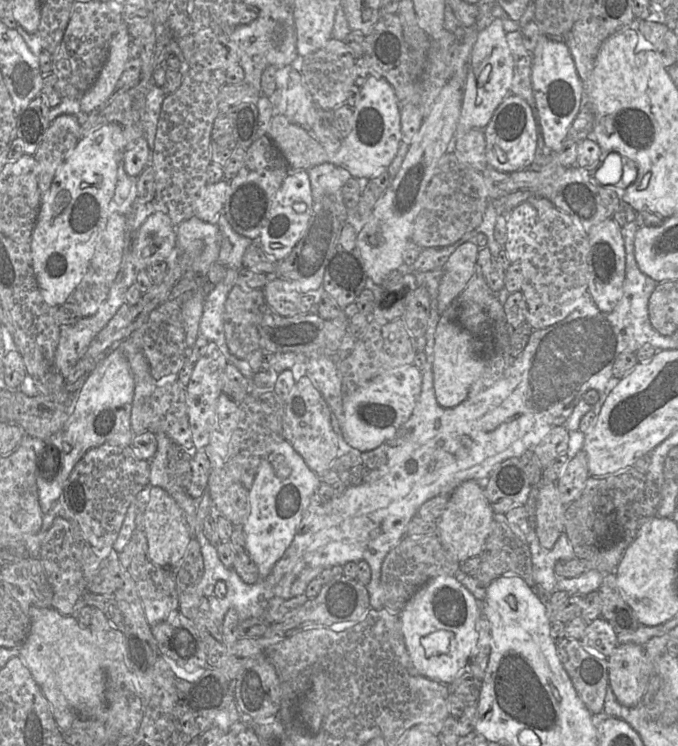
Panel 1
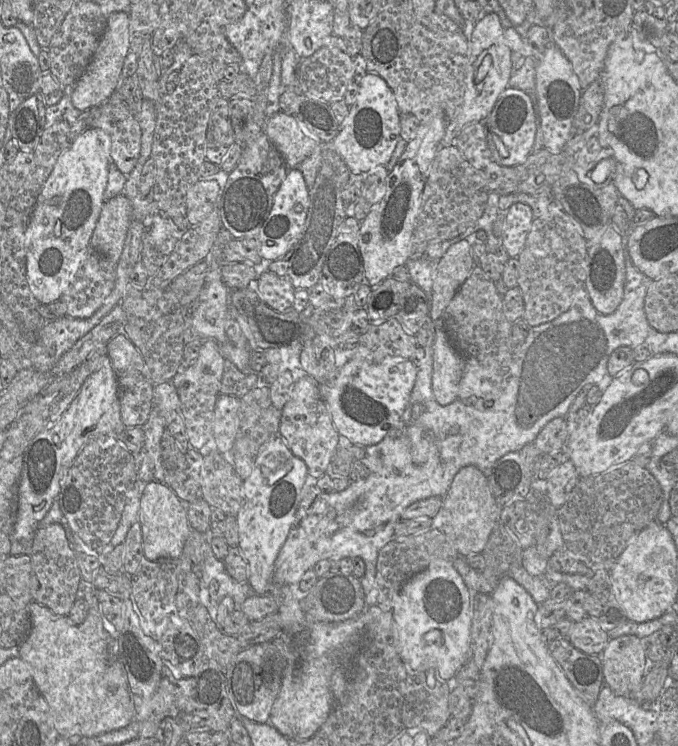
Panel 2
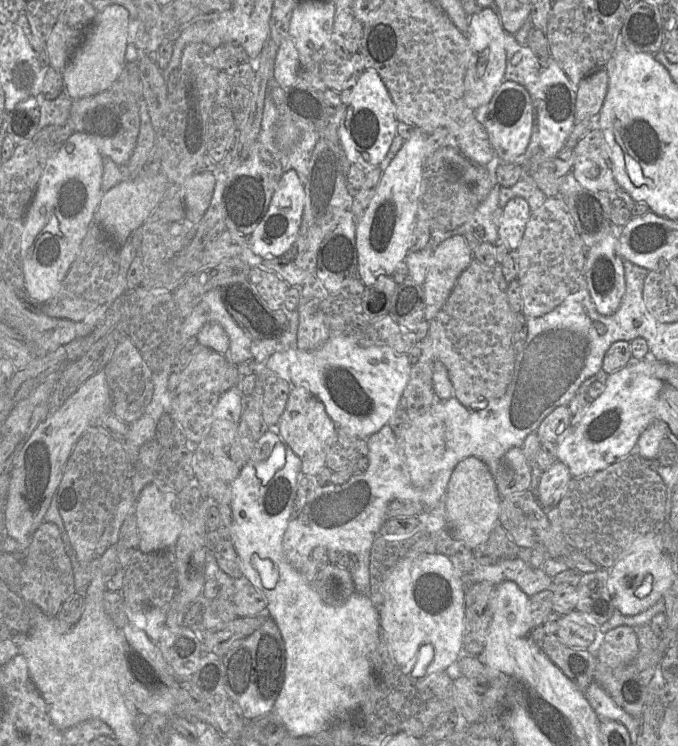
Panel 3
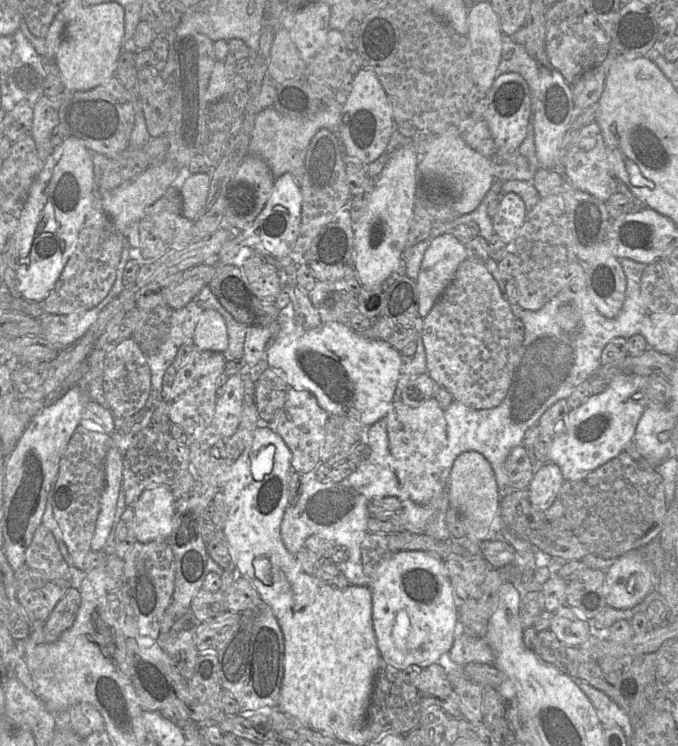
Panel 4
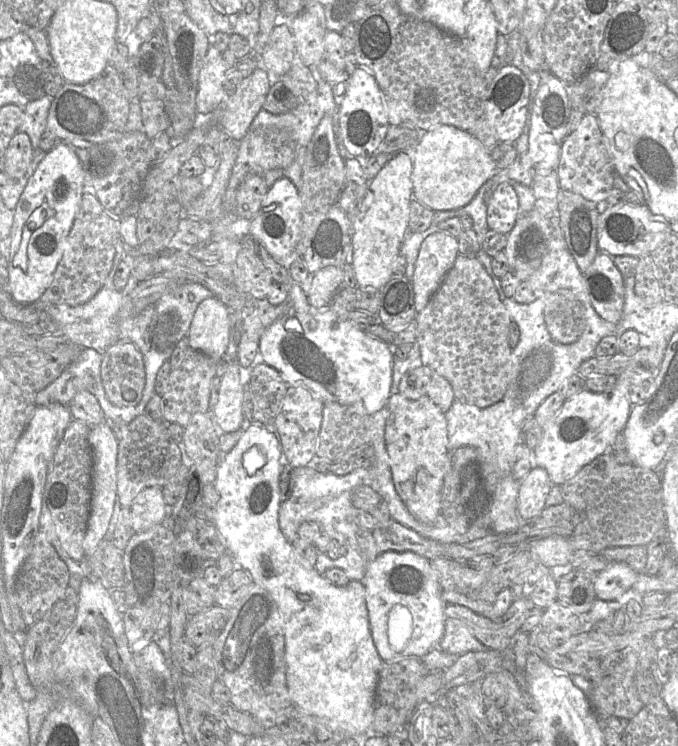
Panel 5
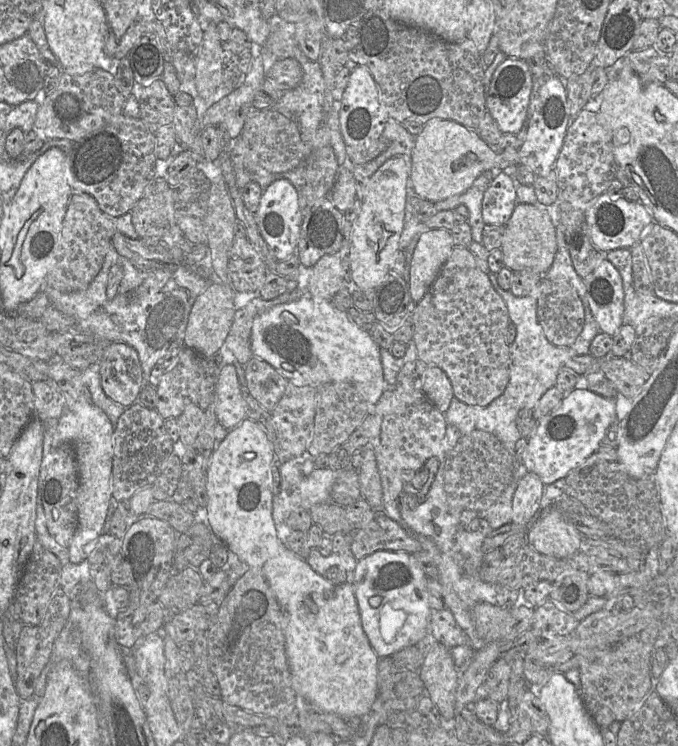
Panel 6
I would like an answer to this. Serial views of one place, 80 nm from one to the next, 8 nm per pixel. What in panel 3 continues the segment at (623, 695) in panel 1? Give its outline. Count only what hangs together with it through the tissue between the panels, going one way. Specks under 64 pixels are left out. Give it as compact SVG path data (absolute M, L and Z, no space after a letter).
M621 625L605 634L597 650L597 658L599 663L618 668L630 664L639 651L640 646L635 629Z

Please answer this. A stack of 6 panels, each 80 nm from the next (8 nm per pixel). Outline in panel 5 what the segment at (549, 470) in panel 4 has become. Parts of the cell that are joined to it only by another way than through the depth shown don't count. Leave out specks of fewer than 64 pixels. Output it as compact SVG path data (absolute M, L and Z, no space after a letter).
M533 467L520 481L517 513L523 522L531 521L542 513L553 485L547 471L541 467Z

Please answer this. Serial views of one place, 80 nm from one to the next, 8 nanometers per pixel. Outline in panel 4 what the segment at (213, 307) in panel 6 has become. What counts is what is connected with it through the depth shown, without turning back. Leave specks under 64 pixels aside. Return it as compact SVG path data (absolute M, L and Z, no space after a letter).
M216 310L204 311L192 340L197 349L224 354L228 348L228 331L223 316Z

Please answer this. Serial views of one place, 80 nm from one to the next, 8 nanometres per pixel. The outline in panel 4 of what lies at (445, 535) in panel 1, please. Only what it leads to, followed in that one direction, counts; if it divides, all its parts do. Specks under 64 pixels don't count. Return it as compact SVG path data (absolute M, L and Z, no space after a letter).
M466 451L455 459L447 481L447 497L450 507L456 510L462 519L466 538L479 542L486 540L494 517L500 513L501 496L492 467L483 455L476 451Z

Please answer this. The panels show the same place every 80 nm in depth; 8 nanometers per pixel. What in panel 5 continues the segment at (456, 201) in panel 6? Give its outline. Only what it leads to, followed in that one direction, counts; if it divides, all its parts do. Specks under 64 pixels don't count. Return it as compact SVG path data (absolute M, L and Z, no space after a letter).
M499 171L489 181L487 181L477 192L475 197L464 207L452 210L434 211L434 217L431 225L437 226L440 222L448 218L459 218L469 216L473 220L473 230L477 239L482 244L489 227L487 225L487 204L492 191L500 183L512 181L505 171Z

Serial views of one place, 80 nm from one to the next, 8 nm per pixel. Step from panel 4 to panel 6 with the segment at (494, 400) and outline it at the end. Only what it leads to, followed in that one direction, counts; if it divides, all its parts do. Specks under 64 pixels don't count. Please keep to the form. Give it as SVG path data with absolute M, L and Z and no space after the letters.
M454 246L437 278L425 296L416 303L411 319L418 358L445 372L455 398L468 405L484 407L502 395L509 382L509 346L505 336L510 318L505 302L468 248Z

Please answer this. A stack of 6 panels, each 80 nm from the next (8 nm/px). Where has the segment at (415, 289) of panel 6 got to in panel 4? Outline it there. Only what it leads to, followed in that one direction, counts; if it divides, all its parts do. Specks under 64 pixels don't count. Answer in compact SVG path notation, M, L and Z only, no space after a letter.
M449 233L434 238L424 253L416 285L418 313L424 318L452 281L459 265L467 259L465 245Z

